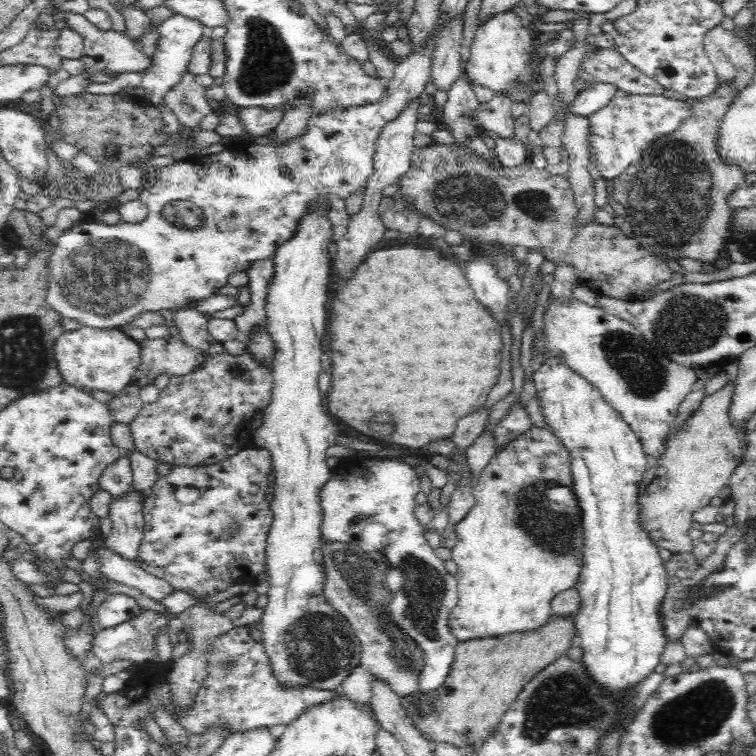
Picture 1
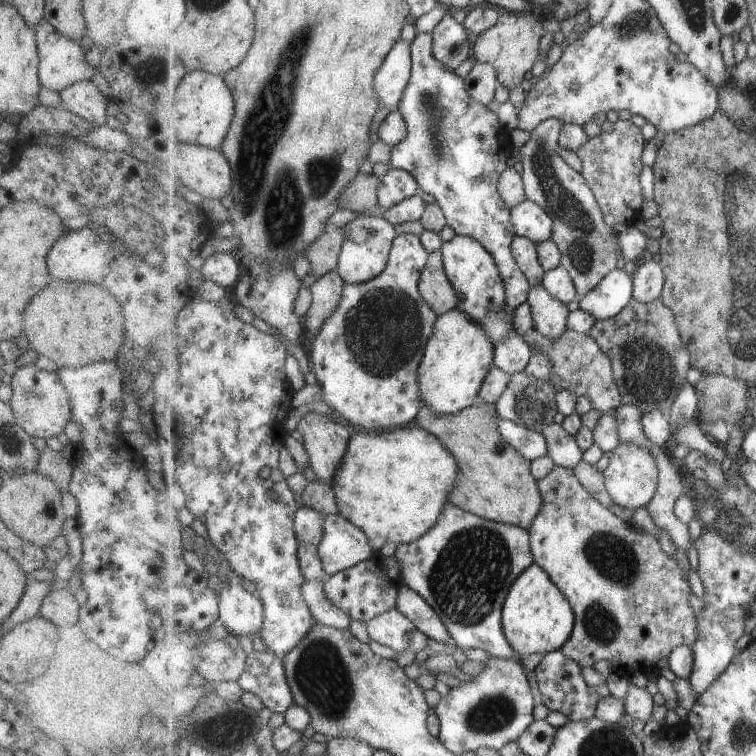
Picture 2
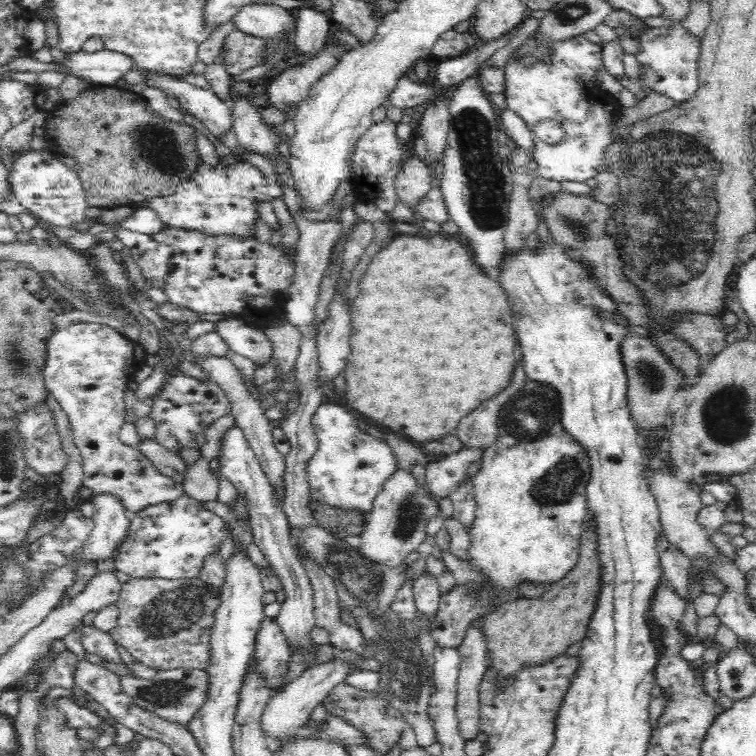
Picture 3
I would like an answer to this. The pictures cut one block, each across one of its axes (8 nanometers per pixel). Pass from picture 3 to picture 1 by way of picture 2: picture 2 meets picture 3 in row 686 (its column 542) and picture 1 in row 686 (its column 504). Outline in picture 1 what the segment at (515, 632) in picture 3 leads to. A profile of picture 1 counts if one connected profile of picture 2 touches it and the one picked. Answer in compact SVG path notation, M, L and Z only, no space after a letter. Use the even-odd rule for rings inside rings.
M552 616L548 625L528 635L508 635L488 640L468 640L455 648L448 674L440 686L424 692L418 688L401 699L412 727L429 743L449 744L463 750L496 731L524 685L572 647L577 634L573 619Z

